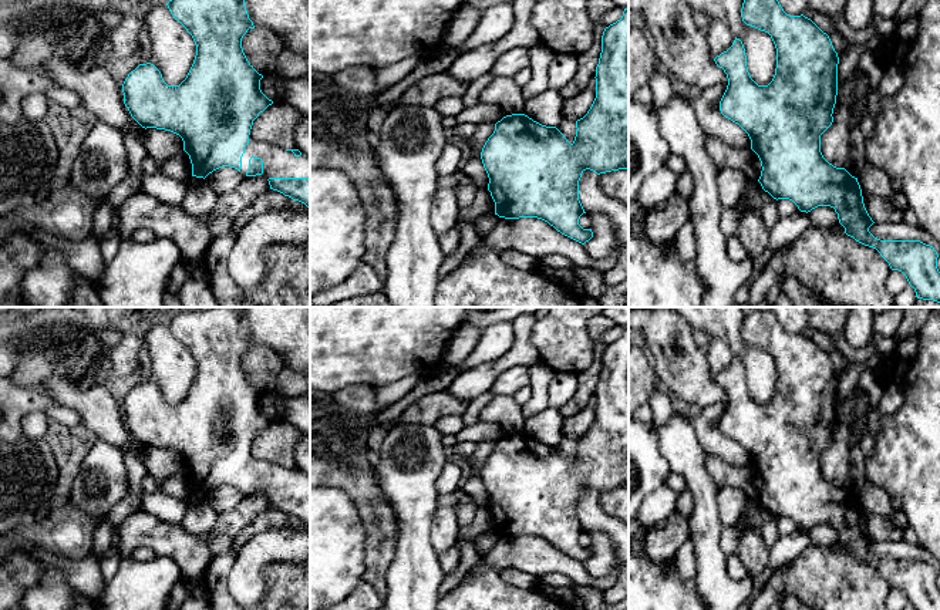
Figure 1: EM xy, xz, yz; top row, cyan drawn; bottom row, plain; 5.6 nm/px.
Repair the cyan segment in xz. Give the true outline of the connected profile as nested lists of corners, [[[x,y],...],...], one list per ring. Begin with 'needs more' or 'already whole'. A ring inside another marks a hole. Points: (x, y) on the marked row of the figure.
already whole; [[[629,9],[603,31],[594,78],[596,98],[587,114],[576,121],[572,144],[556,127],[542,125],[525,114],[506,115],[495,124],[481,152],[495,215],[505,219],[542,219],[582,245],[593,237],[592,229],[579,225],[586,213],[579,200],[582,173],[586,169],[597,175],[629,169]]]

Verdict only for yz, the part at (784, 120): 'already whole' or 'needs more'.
already whole

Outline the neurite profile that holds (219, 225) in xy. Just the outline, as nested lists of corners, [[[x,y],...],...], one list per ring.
[[[218,216],[210,220],[210,240],[226,233],[232,228],[233,220],[228,216]]]

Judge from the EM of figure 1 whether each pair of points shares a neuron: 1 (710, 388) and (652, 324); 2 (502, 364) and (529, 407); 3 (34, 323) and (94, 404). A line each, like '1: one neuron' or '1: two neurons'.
1: one neuron
2: two neurons
3: one neuron

